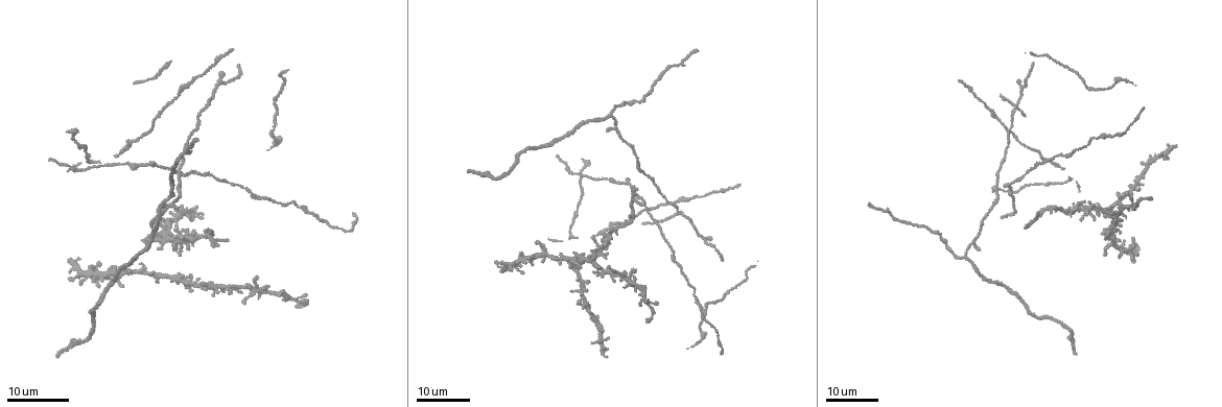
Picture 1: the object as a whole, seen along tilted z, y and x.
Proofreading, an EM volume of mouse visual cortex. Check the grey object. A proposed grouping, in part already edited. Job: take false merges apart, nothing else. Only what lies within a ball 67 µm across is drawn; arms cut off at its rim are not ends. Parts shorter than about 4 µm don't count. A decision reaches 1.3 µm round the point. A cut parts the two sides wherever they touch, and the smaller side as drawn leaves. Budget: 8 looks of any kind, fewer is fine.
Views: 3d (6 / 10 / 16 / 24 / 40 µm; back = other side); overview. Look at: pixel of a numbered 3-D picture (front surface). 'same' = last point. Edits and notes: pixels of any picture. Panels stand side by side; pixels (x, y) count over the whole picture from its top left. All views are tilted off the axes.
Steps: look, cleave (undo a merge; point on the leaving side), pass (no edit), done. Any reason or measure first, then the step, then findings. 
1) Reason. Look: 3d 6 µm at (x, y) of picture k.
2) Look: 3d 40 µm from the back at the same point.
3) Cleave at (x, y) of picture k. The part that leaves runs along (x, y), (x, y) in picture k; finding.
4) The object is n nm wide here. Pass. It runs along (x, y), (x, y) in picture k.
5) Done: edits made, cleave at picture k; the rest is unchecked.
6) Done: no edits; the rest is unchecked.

Branch point. Look: 3d 24 µm at (1049, 209) of picture 1.

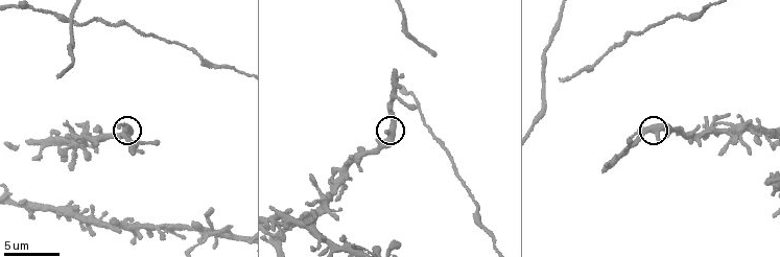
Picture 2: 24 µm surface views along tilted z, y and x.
Look: 3d 10 µm at (652, 126) of picture 2.

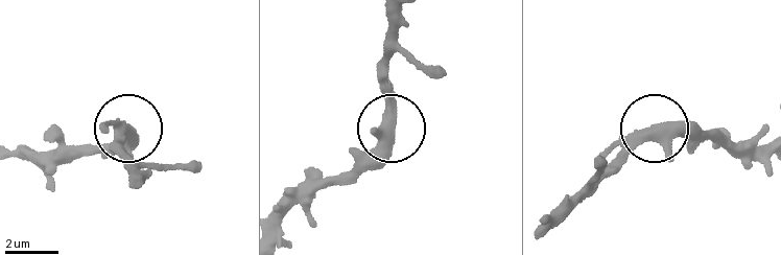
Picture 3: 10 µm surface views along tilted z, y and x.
The side arm is 43 µm long. Pass. One neuron here.

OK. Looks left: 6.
Thick turns thin. Look: 3d 24 µm at (214, 87) of picture 1.

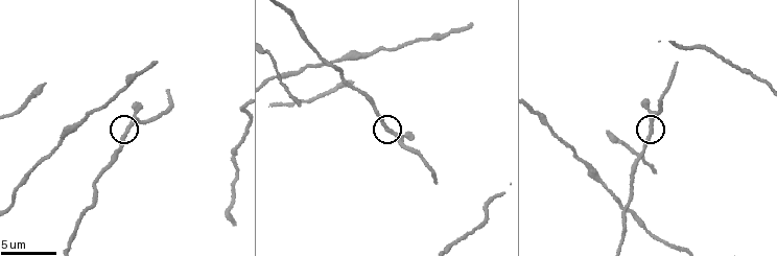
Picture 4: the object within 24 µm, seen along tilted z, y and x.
Look: 3d 10 µm at (387, 127) of picture 4.

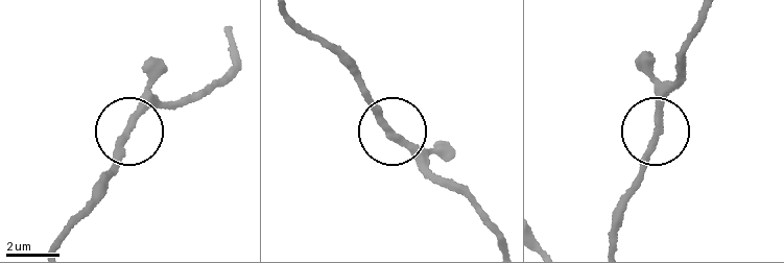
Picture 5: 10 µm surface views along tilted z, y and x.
Pass. One neuron here.

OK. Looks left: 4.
Look: 3d 10 µm at (633, 194) of picture 4.

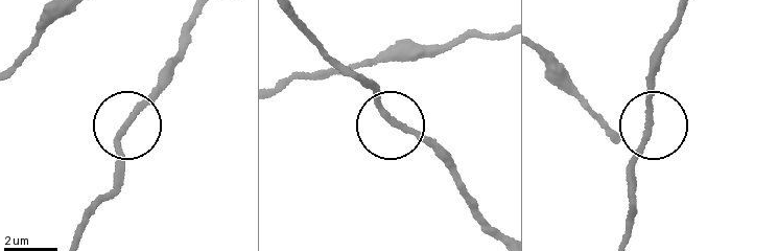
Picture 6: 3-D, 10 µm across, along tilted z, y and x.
Pass. It runs along (623, 233), (634, 192), (632, 159), (649, 126), (651, 59) in picture 6; continuous, no second neuron.

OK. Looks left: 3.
Look: 3d 16 µm at (67, 128) of picture 4.

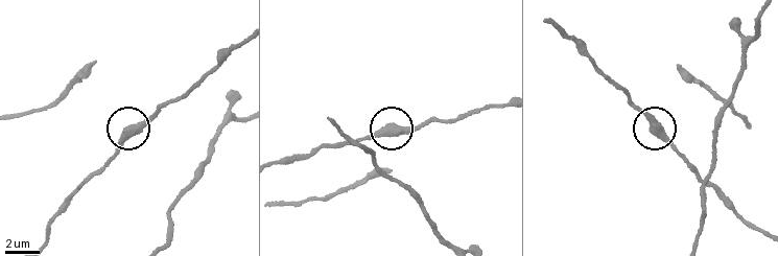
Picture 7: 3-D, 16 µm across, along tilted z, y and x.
Pass. One neuron here.

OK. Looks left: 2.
Done: no edits; the rest is unchecked.

